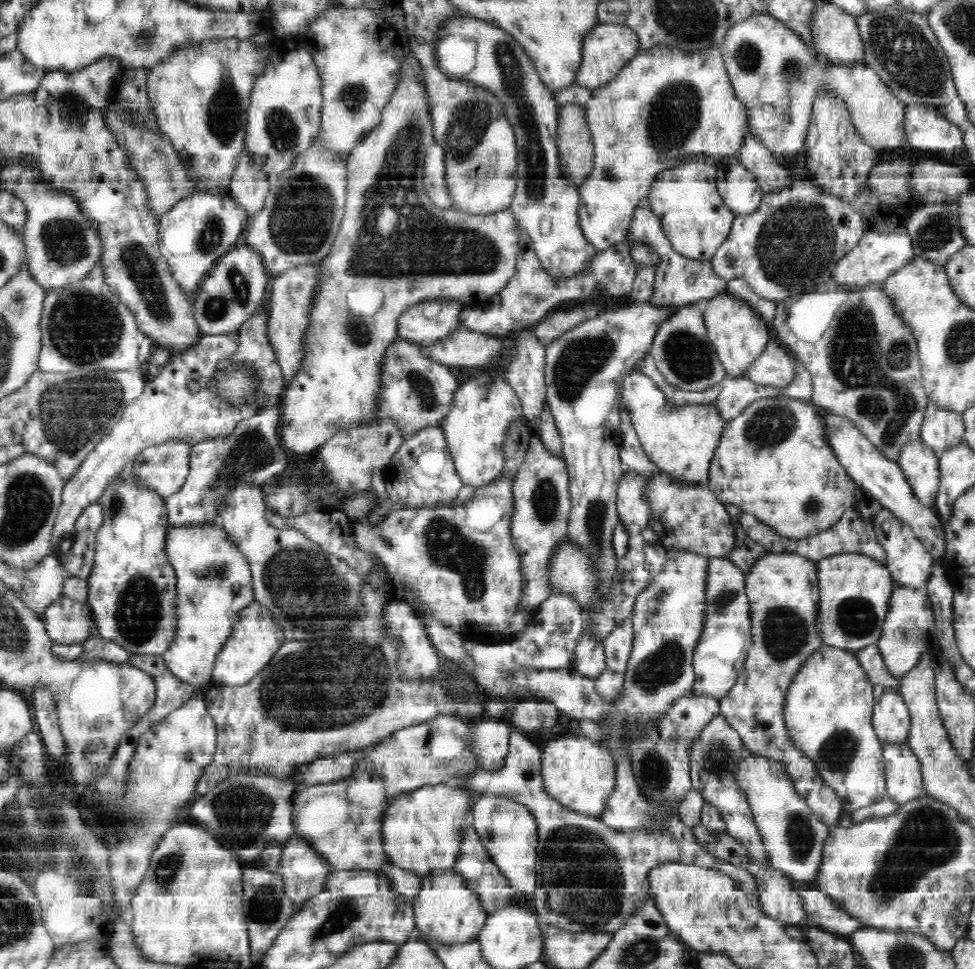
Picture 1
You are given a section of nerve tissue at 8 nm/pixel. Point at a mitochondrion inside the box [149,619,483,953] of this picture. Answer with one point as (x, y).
(324, 686)

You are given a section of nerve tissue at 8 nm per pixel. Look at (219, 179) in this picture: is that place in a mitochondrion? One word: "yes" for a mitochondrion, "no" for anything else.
no

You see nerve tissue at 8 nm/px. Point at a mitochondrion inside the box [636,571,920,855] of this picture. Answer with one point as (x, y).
(785, 632)

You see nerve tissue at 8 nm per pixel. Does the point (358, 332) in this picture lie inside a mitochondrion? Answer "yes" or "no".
yes

